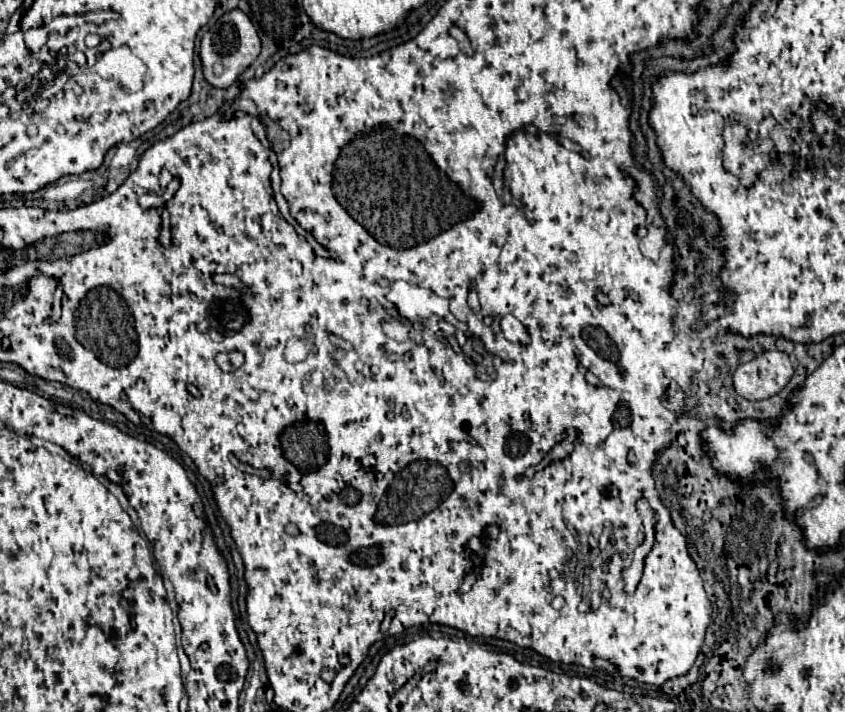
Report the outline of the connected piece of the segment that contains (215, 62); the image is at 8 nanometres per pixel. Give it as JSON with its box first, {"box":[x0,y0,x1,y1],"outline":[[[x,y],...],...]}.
{"box":[199,8,261,88],"outline":[[[239,8],[223,14],[215,22],[215,26],[209,28],[201,38],[199,56],[203,62],[205,80],[215,88],[231,86],[237,80],[237,76],[251,66],[251,62],[259,56],[259,52],[261,52],[261,40],[259,40],[259,34],[257,34],[253,22],[249,20],[249,16]]]}

